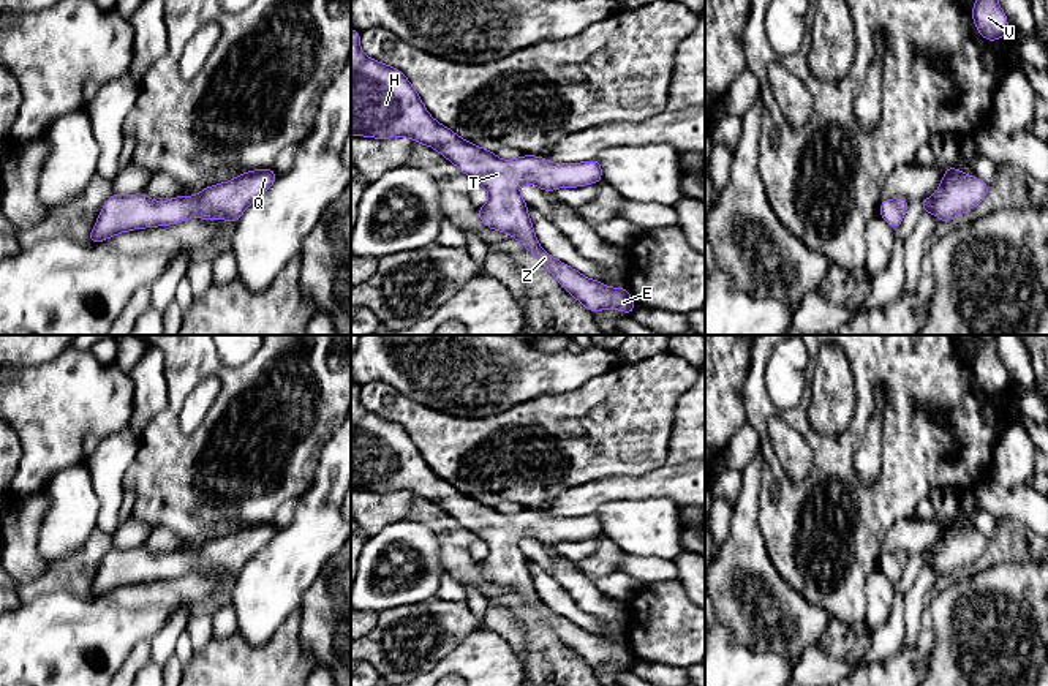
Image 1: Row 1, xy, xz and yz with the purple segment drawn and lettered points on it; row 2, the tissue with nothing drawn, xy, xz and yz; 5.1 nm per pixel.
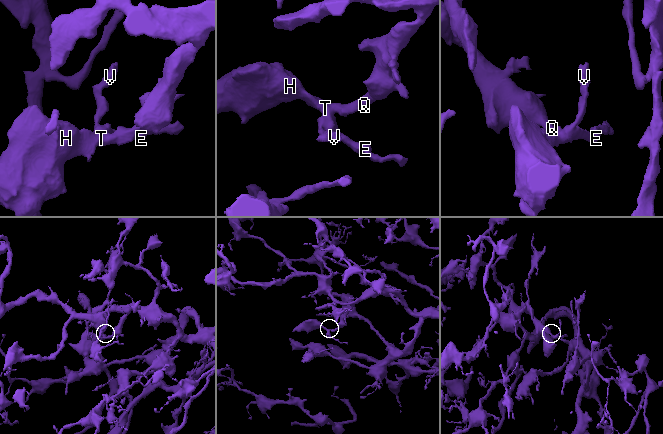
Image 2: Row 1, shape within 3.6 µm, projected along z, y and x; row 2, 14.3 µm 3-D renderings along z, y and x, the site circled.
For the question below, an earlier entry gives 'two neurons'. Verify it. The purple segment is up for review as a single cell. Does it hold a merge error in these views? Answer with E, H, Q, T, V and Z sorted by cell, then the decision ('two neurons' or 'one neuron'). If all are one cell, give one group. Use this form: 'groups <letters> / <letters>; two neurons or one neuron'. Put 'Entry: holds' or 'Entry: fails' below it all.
groups E H Q T V Z; one neuron
Entry: fails

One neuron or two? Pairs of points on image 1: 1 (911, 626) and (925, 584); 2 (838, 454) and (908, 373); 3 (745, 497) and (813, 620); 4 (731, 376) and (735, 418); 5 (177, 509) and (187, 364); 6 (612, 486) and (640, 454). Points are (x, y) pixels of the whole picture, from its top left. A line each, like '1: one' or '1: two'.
1: one
2: one
3: one
4: one
5: one
6: two

